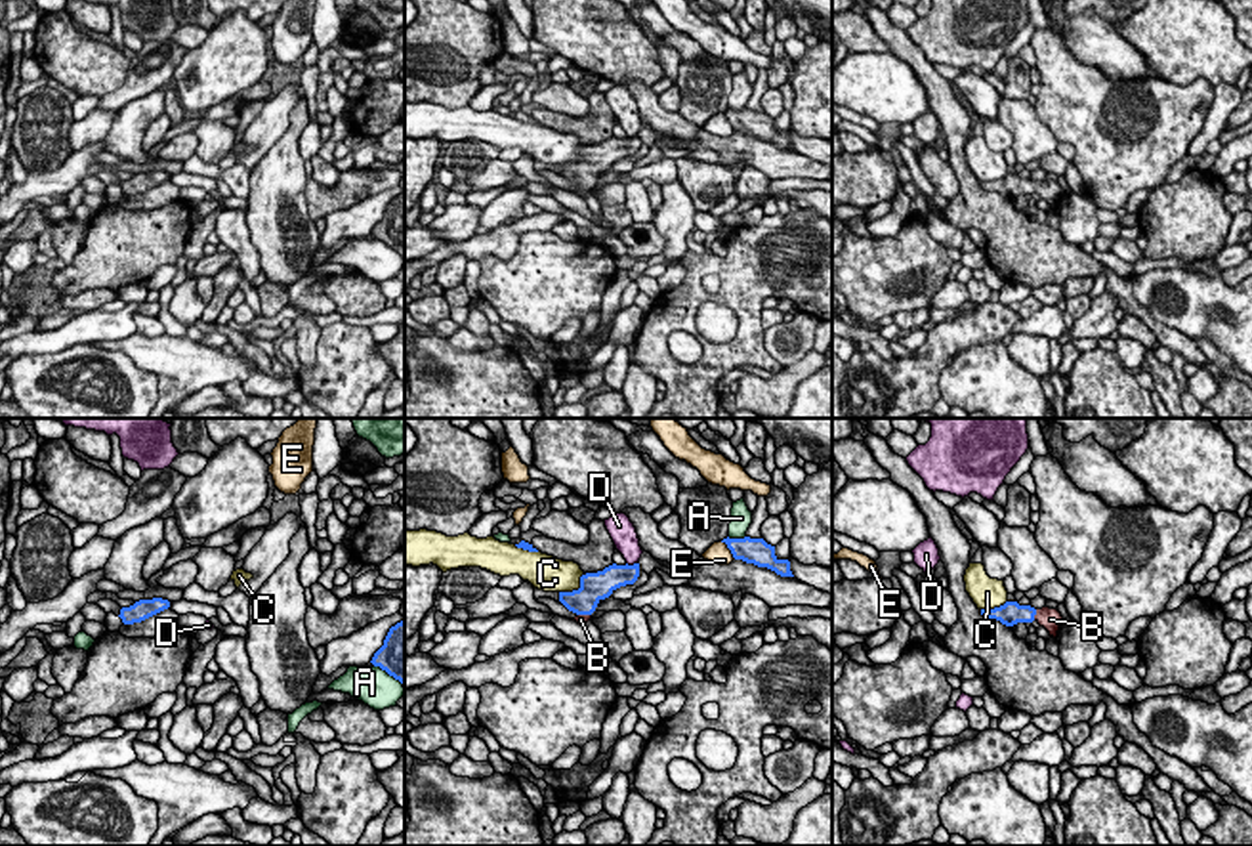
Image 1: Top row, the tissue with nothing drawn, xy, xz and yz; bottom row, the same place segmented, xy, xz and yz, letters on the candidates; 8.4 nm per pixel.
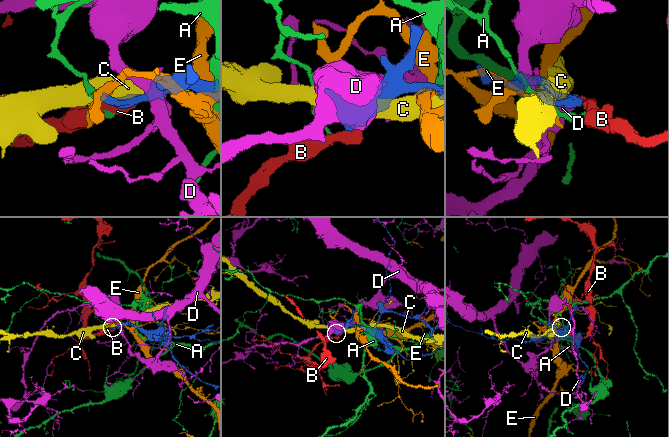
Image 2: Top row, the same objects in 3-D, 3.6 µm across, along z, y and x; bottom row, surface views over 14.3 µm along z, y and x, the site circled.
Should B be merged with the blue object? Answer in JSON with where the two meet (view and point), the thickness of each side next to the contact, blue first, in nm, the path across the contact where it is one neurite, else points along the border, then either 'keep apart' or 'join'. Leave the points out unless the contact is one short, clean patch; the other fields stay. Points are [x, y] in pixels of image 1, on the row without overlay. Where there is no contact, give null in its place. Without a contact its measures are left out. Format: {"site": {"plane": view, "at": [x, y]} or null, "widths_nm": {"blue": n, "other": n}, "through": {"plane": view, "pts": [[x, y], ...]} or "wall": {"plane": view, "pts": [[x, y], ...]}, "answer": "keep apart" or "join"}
{"site": {"plane": "yz", "at": [1035, 186]}, "widths_nm": {"blue": 200, "other": 180}, "through": {"plane": "yz", "pts": [[1010, 186], [1035, 186], [1050, 191]]}, "answer": "join"}

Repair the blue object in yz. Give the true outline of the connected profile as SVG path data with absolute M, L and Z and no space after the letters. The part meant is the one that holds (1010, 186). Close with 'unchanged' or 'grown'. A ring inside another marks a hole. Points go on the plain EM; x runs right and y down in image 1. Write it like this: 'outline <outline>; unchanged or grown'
outline M1006 174L1004 178L994 181L981 181L981 187L985 191L1000 193L1006 199L1036 193L1054 210L1057 208L1059 197L1063 195L1063 189L1057 181L1050 180L1034 181L1031 178L1019 178L1017 174Z; grown

